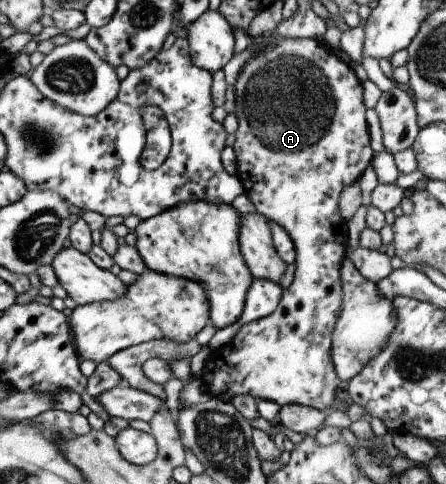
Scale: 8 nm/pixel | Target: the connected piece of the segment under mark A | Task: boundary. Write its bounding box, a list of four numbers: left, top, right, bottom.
[199,38,373,412]

